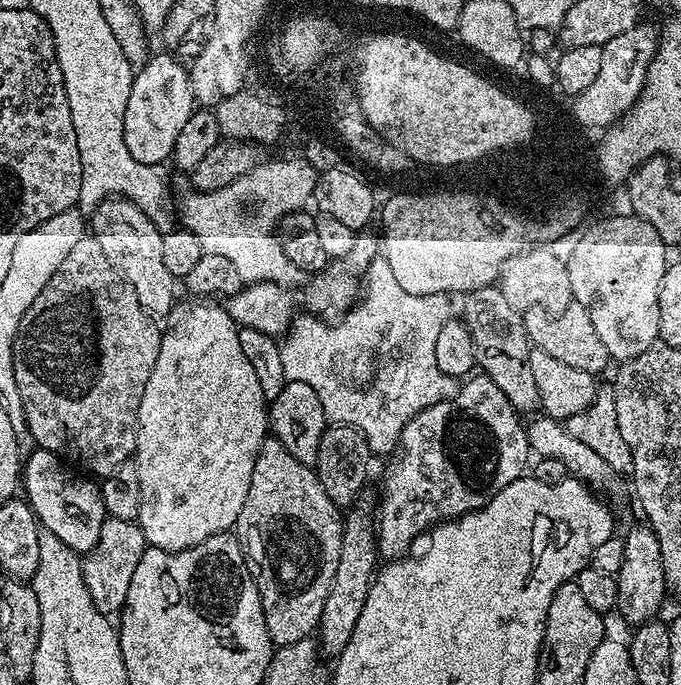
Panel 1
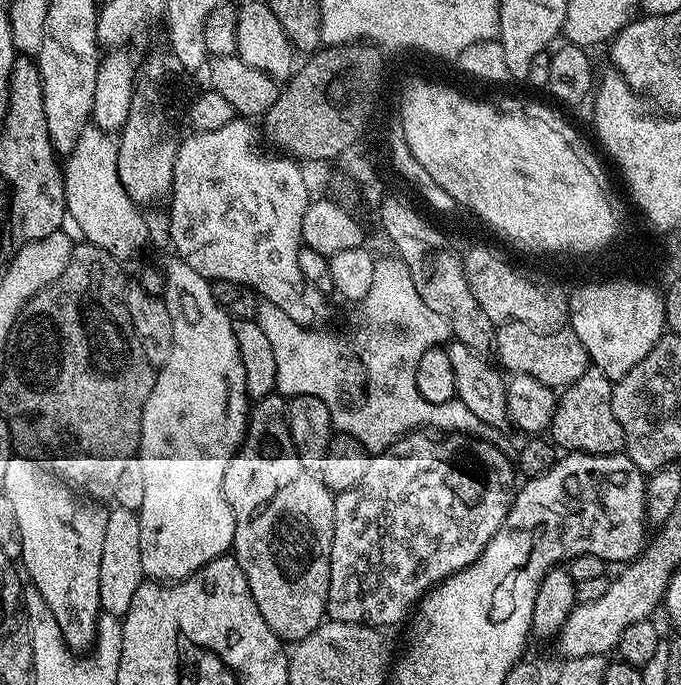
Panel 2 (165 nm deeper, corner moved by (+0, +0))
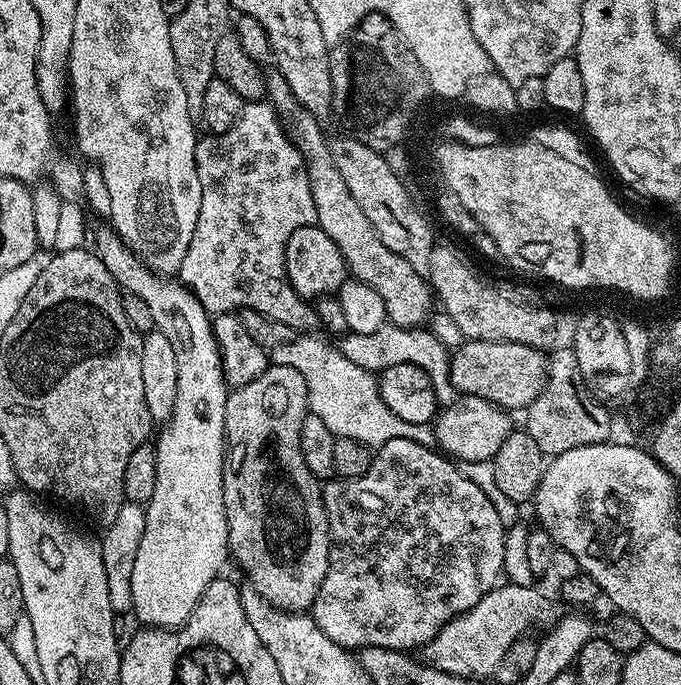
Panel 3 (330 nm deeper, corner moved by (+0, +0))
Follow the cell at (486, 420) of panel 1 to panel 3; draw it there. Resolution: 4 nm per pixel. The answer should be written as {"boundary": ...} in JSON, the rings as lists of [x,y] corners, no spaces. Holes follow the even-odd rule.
{"boundary":[[[390,438],[390,442],[386,442],[381,448],[375,449],[372,465],[370,470],[366,470],[366,474],[362,474],[356,480],[346,480],[343,478],[333,478],[323,485],[324,493],[324,509],[328,515],[328,534],[330,537],[330,547],[328,549],[328,569],[326,570],[326,578],[322,578],[322,586],[318,590],[318,594],[314,598],[310,615],[314,623],[318,626],[318,630],[322,630],[322,634],[326,634],[326,638],[330,638],[330,642],[338,642],[338,646],[349,650],[363,650],[365,648],[393,648],[396,651],[419,649],[421,646],[428,644],[447,623],[451,622],[456,616],[468,612],[480,599],[491,591],[501,579],[500,571],[504,568],[504,536],[506,530],[502,526],[502,518],[498,518],[498,510],[494,510],[494,502],[490,502],[490,498],[486,498],[486,494],[482,494],[482,490],[478,490],[478,486],[474,486],[474,482],[470,482],[470,478],[464,476],[463,471],[447,455],[441,454],[439,451],[431,452],[433,449],[426,444],[419,444],[417,440],[410,438]]]}

